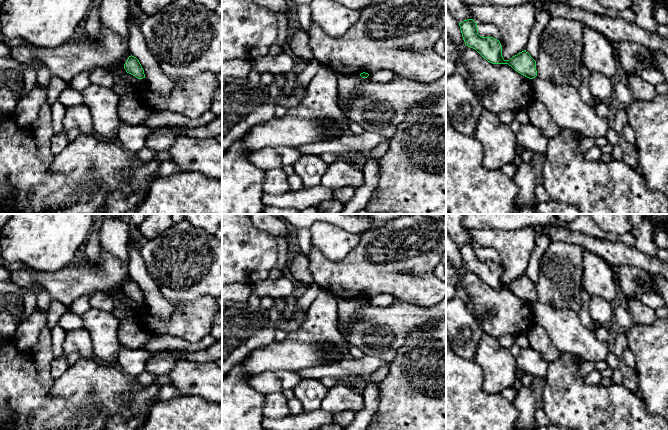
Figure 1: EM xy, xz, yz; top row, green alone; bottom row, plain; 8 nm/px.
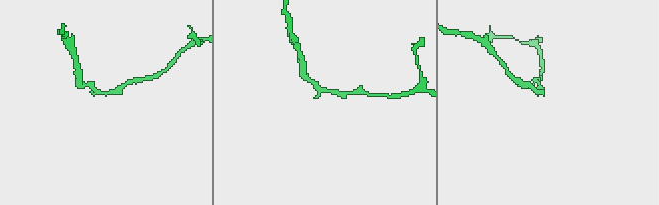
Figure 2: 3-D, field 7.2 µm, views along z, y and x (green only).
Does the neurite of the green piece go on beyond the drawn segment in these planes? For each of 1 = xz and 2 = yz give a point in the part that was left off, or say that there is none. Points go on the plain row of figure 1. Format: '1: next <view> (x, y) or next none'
1: next none
2: next none

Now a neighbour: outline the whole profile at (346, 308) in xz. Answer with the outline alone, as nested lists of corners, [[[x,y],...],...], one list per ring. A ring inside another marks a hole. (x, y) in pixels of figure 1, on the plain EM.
[[[339,297],[337,303],[337,326],[347,326],[357,312],[368,304],[368,301],[362,302],[356,298],[346,299]]]

